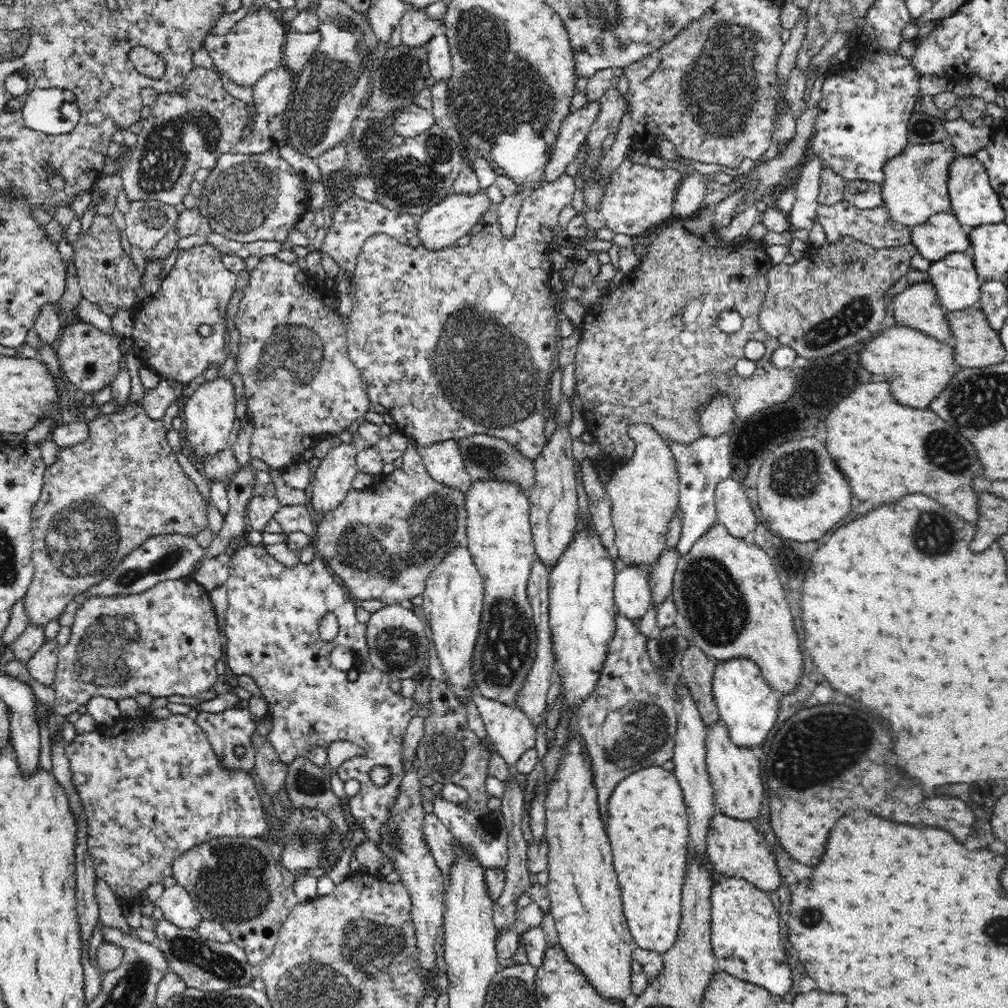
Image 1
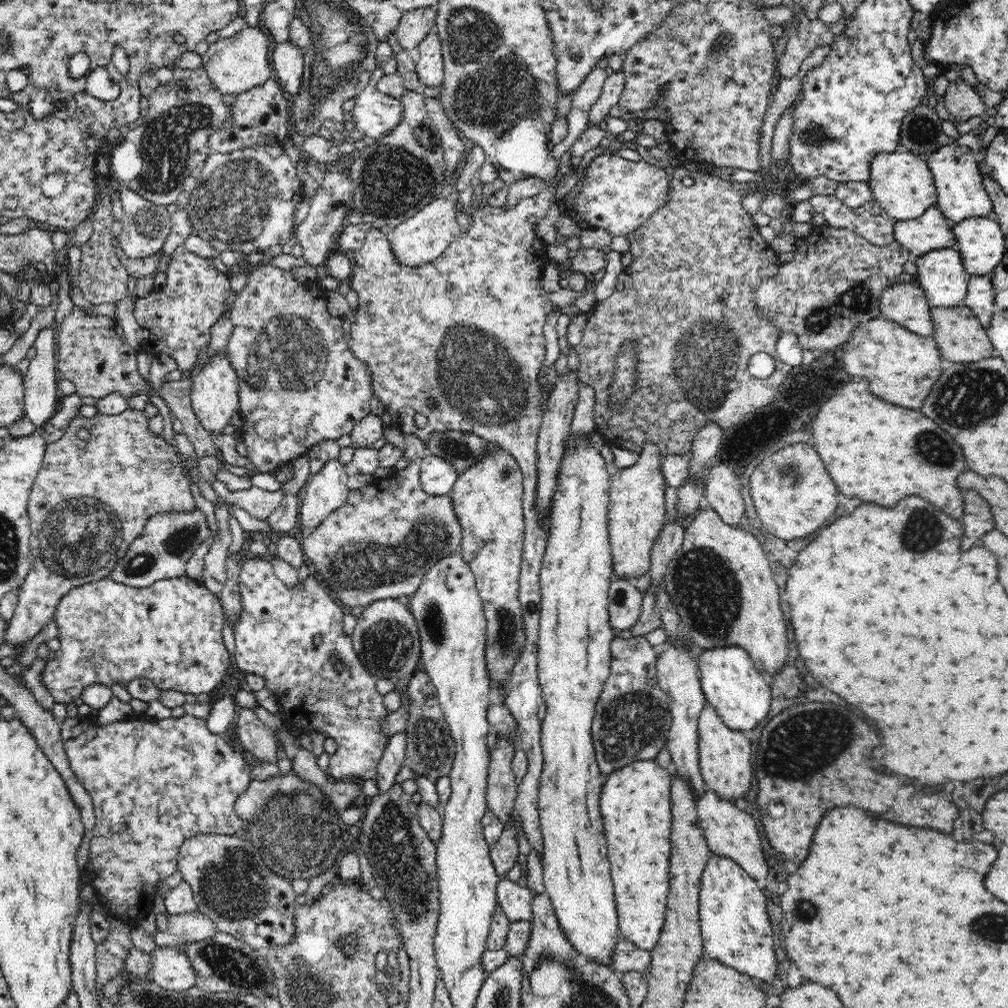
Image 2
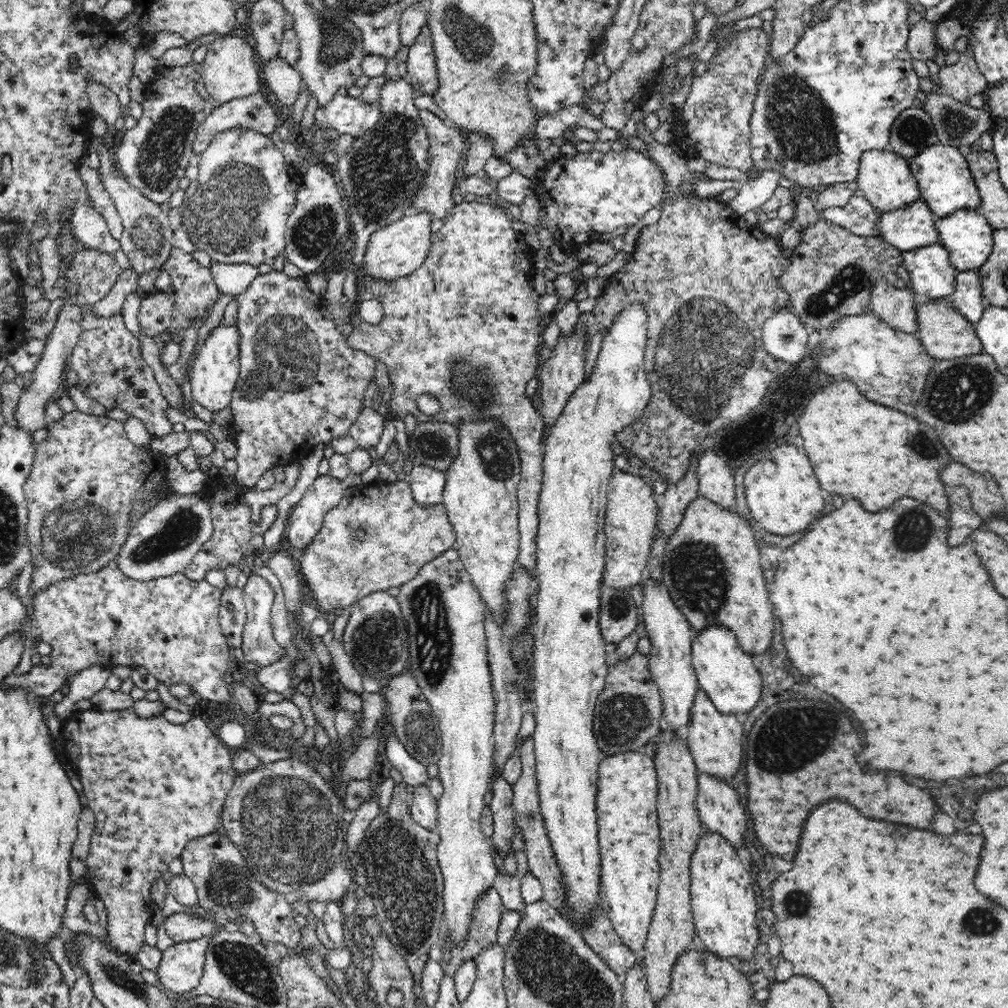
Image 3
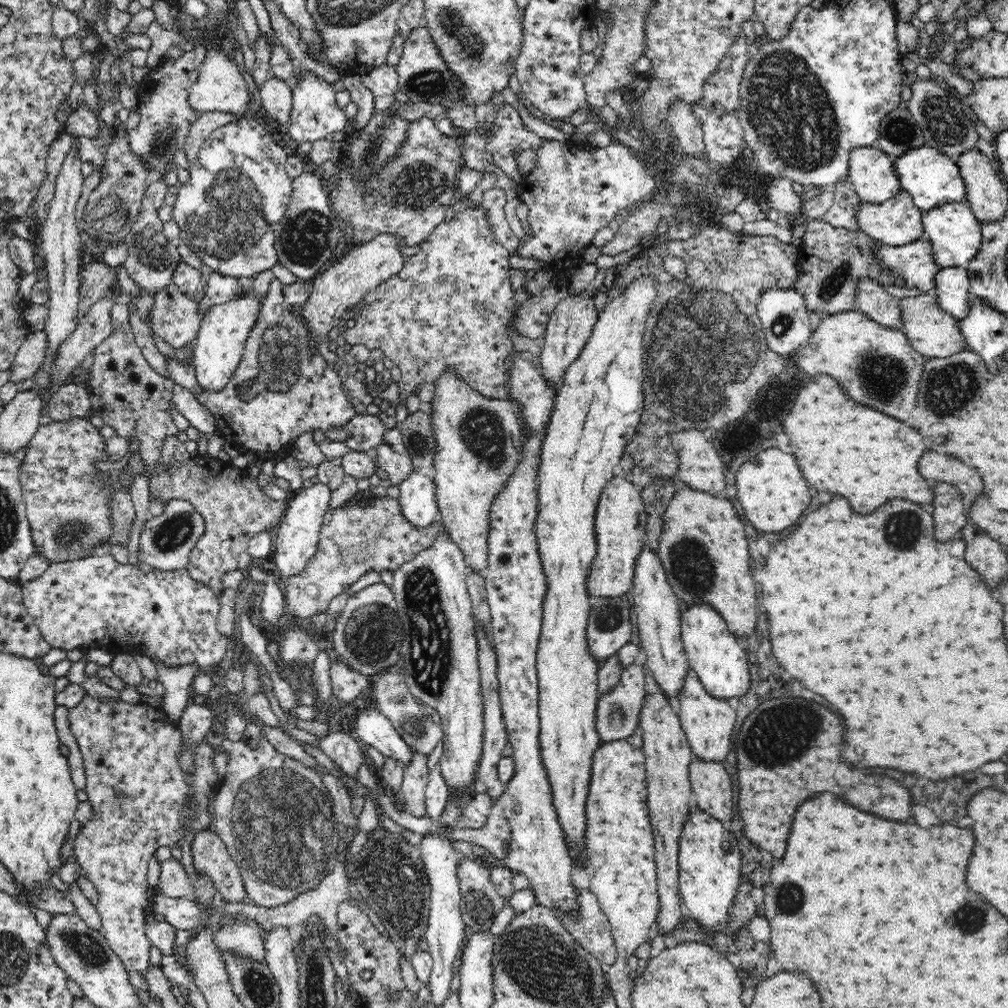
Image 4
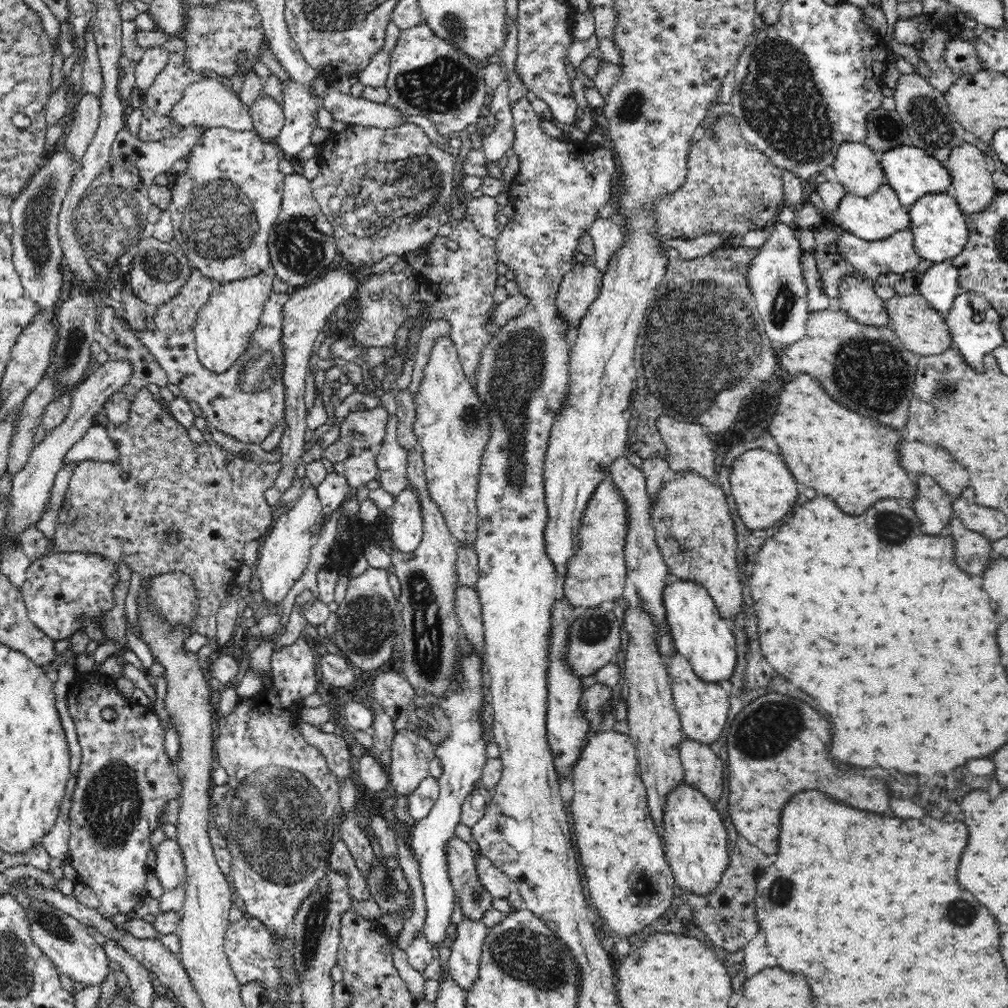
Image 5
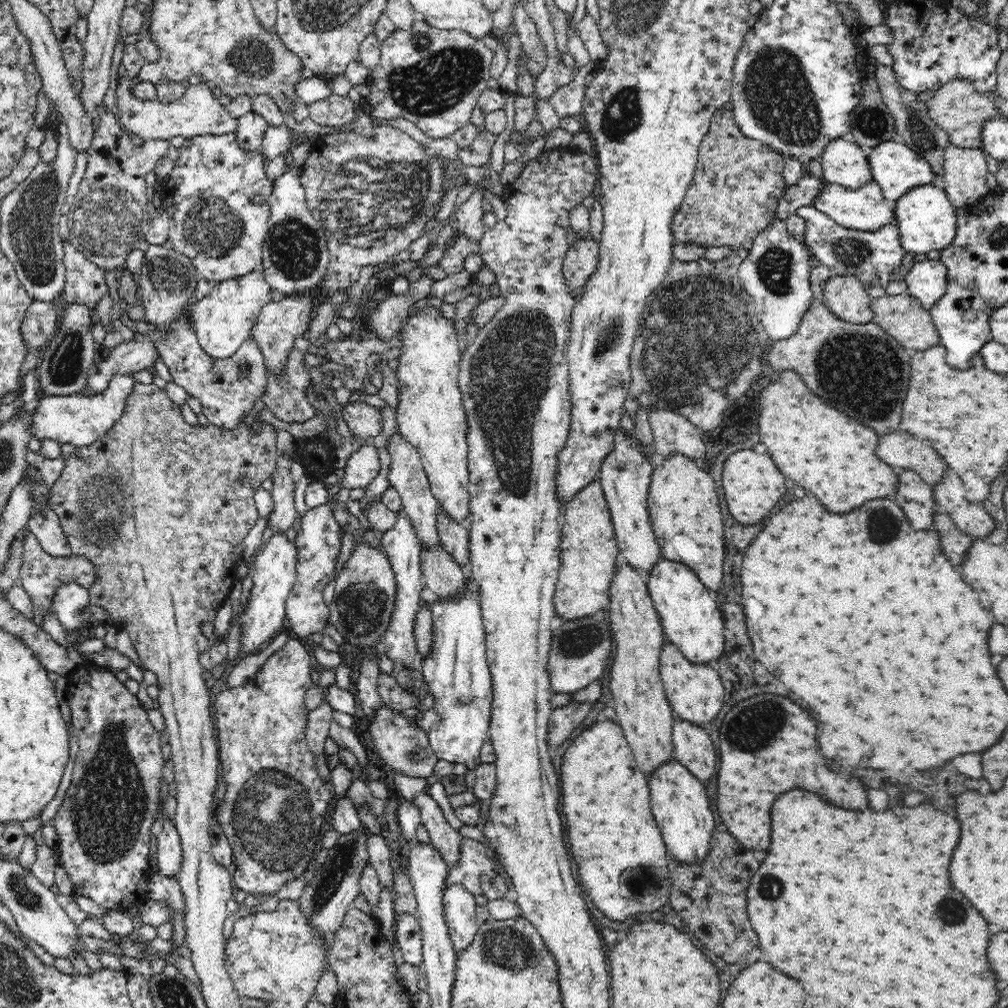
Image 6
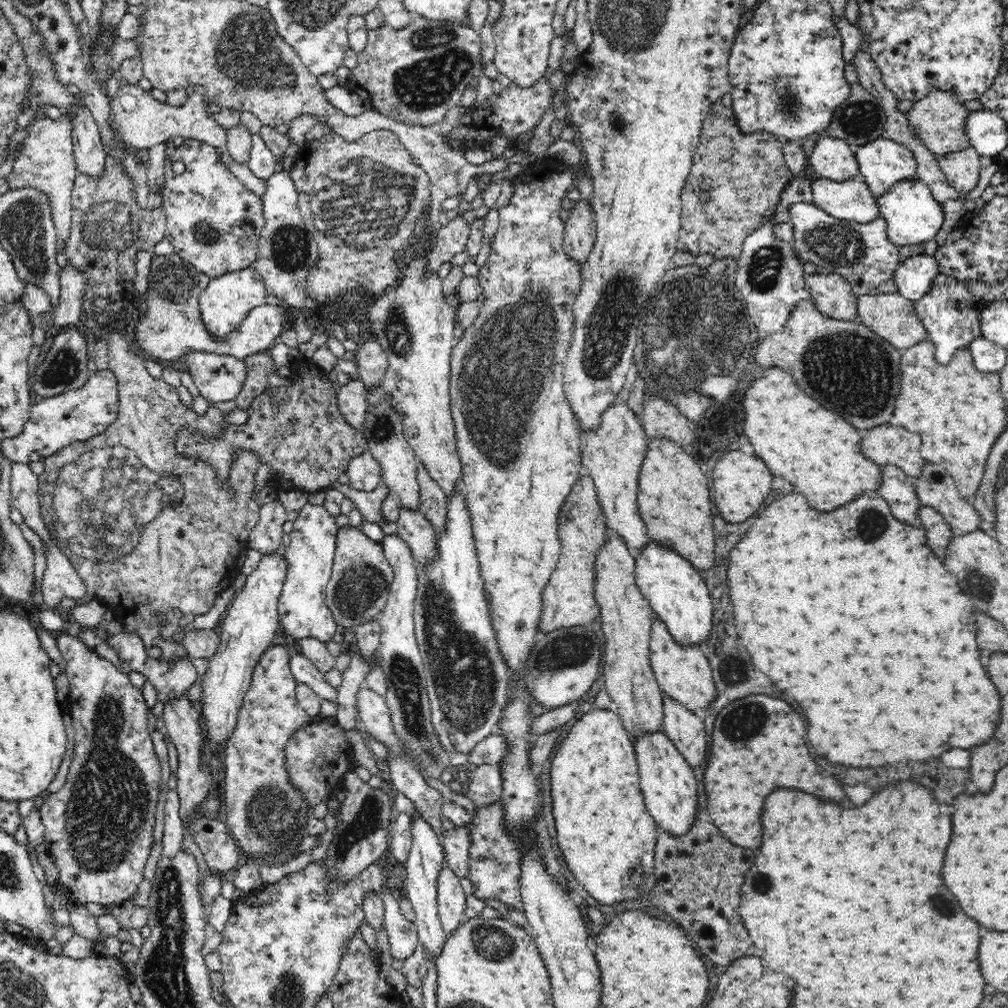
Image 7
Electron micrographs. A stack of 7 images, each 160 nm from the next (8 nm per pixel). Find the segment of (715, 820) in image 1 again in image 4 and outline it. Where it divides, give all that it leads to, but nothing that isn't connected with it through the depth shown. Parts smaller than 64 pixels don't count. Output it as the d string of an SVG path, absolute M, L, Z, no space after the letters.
M693 758L689 767L689 780L699 809L706 810L714 819L727 825L735 809L732 780L724 766L711 759Z

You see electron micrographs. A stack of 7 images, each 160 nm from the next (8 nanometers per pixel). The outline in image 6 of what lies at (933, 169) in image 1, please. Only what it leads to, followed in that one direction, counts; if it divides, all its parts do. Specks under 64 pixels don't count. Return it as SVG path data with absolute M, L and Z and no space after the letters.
M848 137L830 140L820 154L823 181L856 190L873 180L867 150Z

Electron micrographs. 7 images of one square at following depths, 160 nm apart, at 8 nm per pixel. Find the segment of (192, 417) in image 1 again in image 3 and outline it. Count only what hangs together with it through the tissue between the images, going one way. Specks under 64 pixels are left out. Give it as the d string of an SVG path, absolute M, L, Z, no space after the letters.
M220 324L211 330L208 338L193 364L191 370L191 393L192 400L202 404L211 413L218 413L220 410L230 406L232 392L239 378L239 358L240 358L240 334L235 326L225 326Z

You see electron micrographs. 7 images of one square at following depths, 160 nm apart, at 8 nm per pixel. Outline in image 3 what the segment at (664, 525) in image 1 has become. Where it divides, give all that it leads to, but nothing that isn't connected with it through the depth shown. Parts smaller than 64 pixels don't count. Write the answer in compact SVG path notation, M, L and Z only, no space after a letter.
M619 471L609 480L604 516L606 554L602 585L613 589L633 587L642 580L649 562L650 548L657 534L660 505L654 498L652 484L640 475Z

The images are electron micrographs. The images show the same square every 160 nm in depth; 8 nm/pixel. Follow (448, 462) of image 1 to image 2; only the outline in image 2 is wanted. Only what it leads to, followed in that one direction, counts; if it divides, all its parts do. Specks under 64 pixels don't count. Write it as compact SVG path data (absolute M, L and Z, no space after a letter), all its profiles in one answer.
M426 455L420 462L420 484L432 496L448 495L458 478L452 463L436 455Z

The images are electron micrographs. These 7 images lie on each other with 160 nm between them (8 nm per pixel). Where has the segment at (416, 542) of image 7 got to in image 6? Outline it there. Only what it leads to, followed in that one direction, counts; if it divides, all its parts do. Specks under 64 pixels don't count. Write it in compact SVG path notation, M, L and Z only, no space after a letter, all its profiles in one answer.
M420 544L421 571L424 584L436 594L454 595L466 586L470 577L466 577L466 571L460 567L441 546L425 548Z

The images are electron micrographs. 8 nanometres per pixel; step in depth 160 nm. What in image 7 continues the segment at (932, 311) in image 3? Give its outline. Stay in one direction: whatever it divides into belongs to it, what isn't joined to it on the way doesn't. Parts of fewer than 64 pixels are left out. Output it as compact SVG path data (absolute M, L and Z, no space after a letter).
M879 292L860 295L856 299L858 322L870 327L874 333L890 342L897 349L903 351L917 343L929 341L922 321L916 317L914 301L907 300L898 293L881 294Z

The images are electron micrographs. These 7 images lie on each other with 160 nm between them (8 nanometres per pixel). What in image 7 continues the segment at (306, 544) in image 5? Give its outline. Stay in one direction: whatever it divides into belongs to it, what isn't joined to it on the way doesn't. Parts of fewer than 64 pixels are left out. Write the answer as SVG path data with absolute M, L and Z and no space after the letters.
M268 554L266 556L263 555L258 567L254 569L249 576L247 576L242 590L239 593L236 593L234 598L231 600L230 608L228 608L228 612L226 612L226 616L224 616L224 620L222 620L220 646L216 648L216 654L213 654L214 658L210 660L210 668L207 668L206 676L203 676L204 680L202 680L202 692L204 692L204 694L202 694L202 716L204 716L204 722L206 722L206 730L208 730L208 740L210 740L210 744L218 744L220 748L222 748L222 744L224 744L225 749L225 744L227 742L224 742L224 740L226 740L226 738L229 739L232 736L232 731L235 729L236 721L239 717L238 713L240 712L240 707L243 705L243 696L246 694L246 691L250 686L253 670L255 669L256 664L258 664L258 661L260 660L262 654L264 654L264 651L272 647L281 637L283 637L281 632L281 624L279 623L278 618L278 602L282 592L284 580L286 580L286 566L286 560L282 556L278 556L278 554Z

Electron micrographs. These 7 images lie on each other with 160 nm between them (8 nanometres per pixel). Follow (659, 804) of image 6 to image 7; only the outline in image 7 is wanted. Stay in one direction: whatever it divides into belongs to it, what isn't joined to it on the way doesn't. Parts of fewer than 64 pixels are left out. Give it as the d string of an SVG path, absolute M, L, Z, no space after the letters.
M664 731L642 734L633 739L633 745L640 766L640 786L644 792L646 808L658 829L674 836L689 834L694 820L702 816L696 810L698 782L694 770L688 766L686 759L680 755L679 750Z

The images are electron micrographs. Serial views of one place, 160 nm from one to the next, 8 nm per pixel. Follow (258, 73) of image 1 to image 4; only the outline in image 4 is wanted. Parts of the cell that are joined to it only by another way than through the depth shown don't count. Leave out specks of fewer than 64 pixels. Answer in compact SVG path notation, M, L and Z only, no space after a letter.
M212 45L207 46L205 57L199 66L198 81L188 90L188 103L199 114L218 111L232 113L232 116L238 118L247 118L255 111L248 84L232 54L224 53L222 49L212 47Z

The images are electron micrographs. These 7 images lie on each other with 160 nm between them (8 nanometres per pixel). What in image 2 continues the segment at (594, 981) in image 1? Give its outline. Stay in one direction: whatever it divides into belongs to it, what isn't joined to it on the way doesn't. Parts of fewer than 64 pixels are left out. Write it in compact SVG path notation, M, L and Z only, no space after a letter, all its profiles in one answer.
M582 438L576 442L576 448L568 448L568 454L562 456L560 468L557 471L556 490L552 494L552 506L549 507L548 514L548 538L544 548L544 559L540 568L540 586L541 586L541 611L539 620L539 634L537 639L537 677L540 681L541 692L544 693L544 704L547 711L545 718L541 722L540 742L544 756L543 770L541 771L541 780L539 785L539 818L543 835L543 883L545 894L548 894L554 907L556 918L559 919L560 926L563 929L565 937L580 954L587 955L588 958L594 959L595 962L603 963L604 966L610 966L616 942L618 942L618 913L616 913L615 894L612 884L612 875L610 875L610 861L608 860L608 851L605 844L605 835L603 828L603 819L600 812L599 800L603 785L606 778L602 776L599 765L597 764L595 748L593 745L591 728L595 715L595 708L602 692L604 683L609 677L611 671L611 642L615 637L615 632L608 620L608 588L614 579L613 563L611 555L611 544L609 541L608 526L608 507L609 507L609 490L611 487L610 474L606 471L606 462L598 450L588 446L588 438Z

